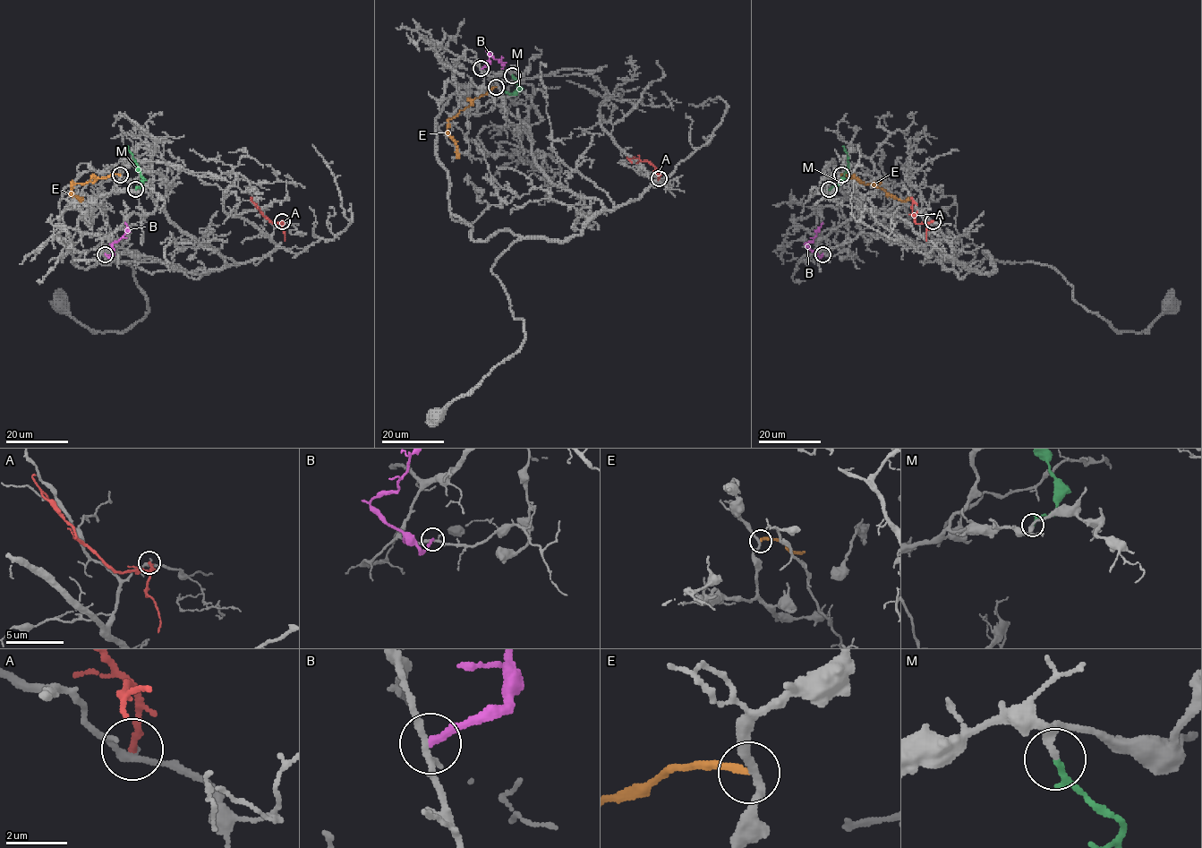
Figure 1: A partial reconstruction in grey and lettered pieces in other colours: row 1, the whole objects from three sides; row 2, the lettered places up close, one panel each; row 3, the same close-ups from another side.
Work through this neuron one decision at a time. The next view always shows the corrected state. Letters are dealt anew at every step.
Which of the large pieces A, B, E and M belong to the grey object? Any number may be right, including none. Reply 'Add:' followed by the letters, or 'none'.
Add: M

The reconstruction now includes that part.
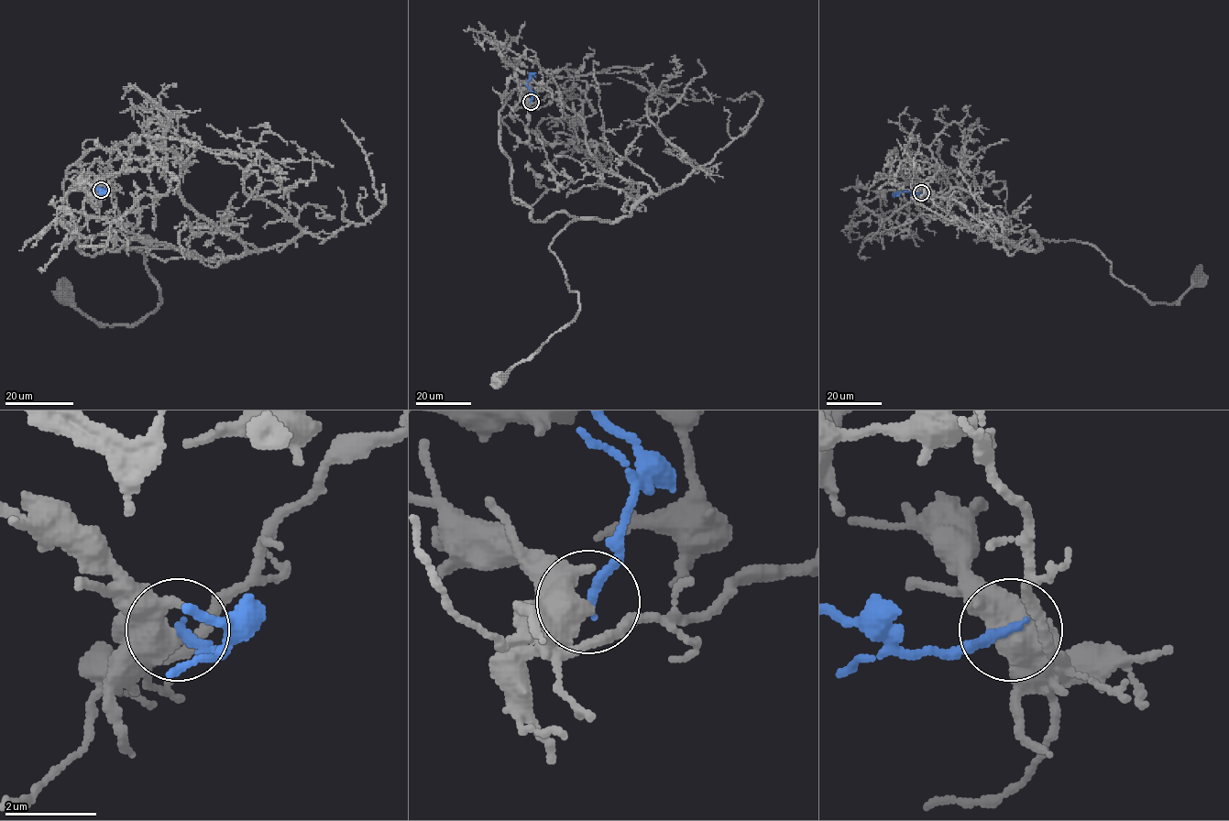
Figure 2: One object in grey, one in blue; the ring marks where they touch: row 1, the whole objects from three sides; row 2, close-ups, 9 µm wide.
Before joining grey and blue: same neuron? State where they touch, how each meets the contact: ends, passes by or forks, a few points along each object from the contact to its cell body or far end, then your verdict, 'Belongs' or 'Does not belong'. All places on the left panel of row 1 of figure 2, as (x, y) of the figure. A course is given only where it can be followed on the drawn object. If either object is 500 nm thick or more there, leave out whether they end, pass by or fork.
Place: (101, 190). At the ring grey passes by. At the ring blue ends. Course of grey: (102, 190), (82, 176), (63, 221), (90, 255), (157, 241), (126, 248), (161, 303), (103, 324), (65, 294). Course of blue: (102, 190), (97, 189), (102, 192), (108, 190). Does not belong

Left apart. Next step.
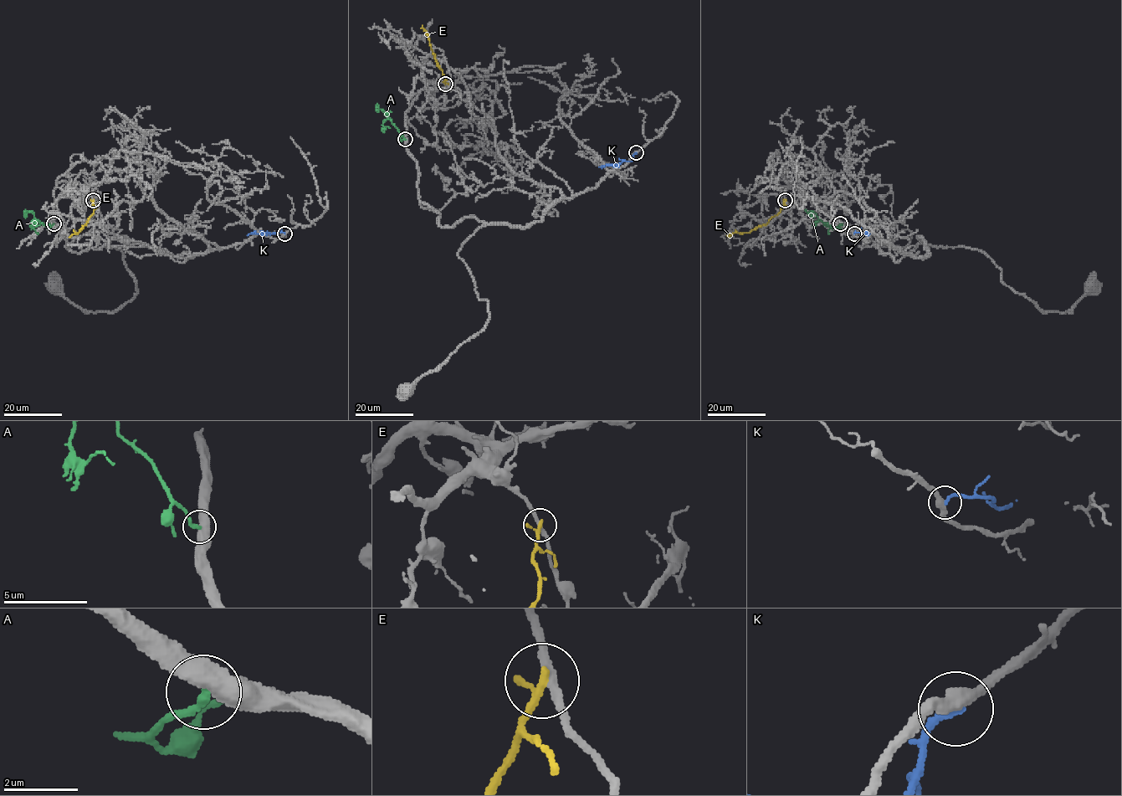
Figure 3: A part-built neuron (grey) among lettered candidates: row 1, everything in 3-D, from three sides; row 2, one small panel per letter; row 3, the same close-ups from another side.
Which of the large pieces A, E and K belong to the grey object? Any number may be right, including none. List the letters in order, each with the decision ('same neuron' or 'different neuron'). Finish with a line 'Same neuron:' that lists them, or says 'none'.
A: different neuron
E: different neuron
K: different neuron
Same neuron: none

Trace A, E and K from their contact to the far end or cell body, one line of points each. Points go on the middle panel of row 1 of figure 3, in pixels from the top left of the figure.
A: (405, 139), (377, 104)
E: (445, 83), (422, 24)
K: (636, 153), (631, 161), (598, 166)

